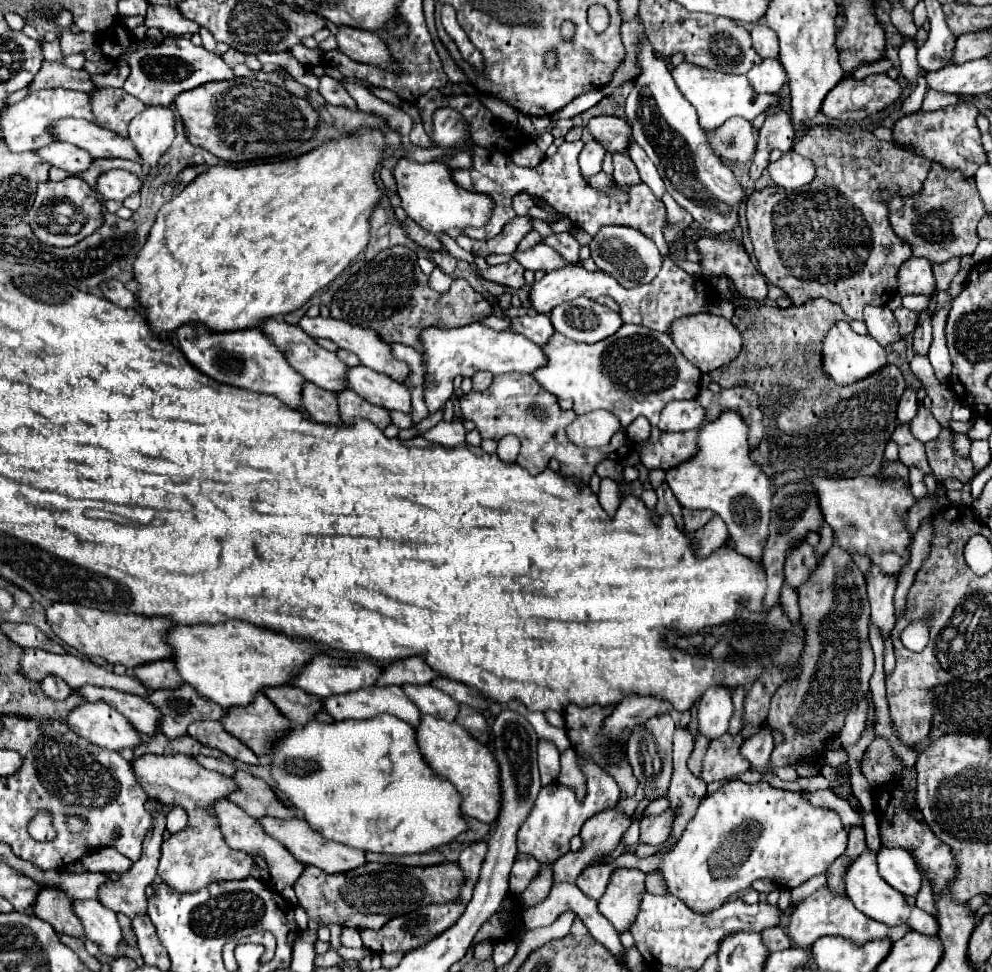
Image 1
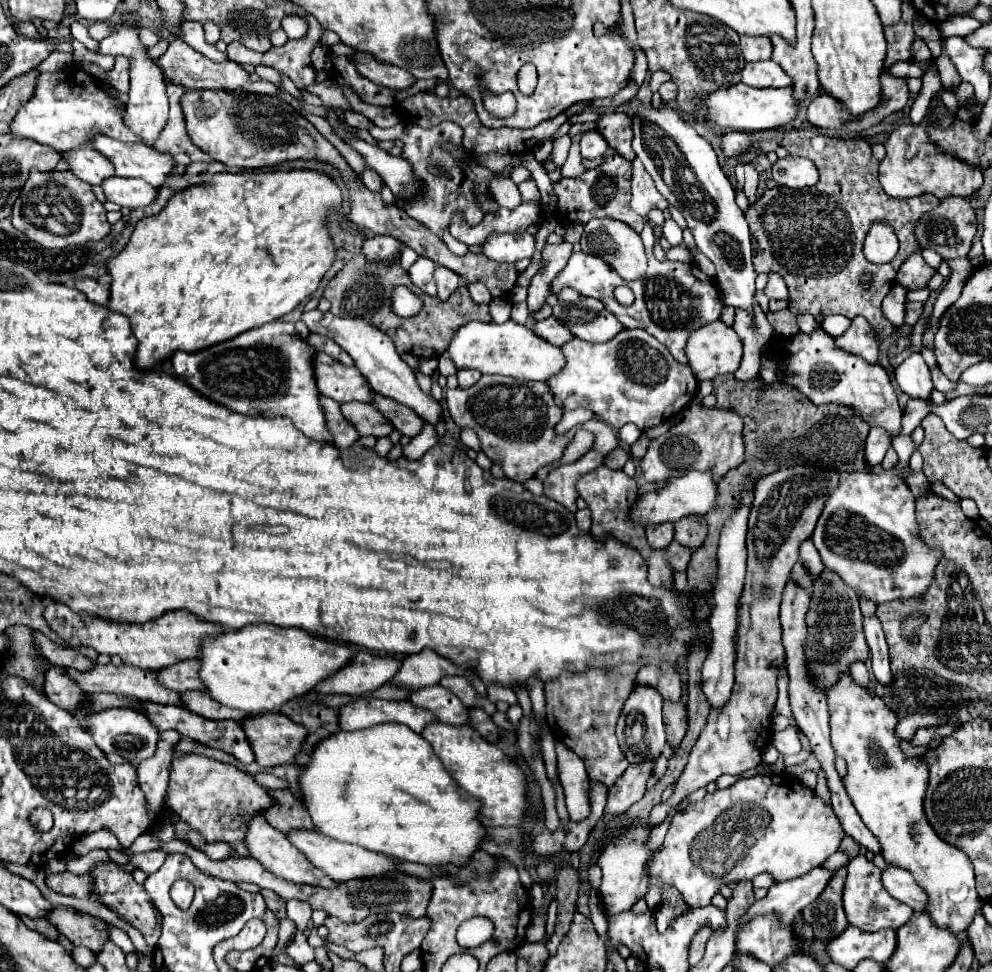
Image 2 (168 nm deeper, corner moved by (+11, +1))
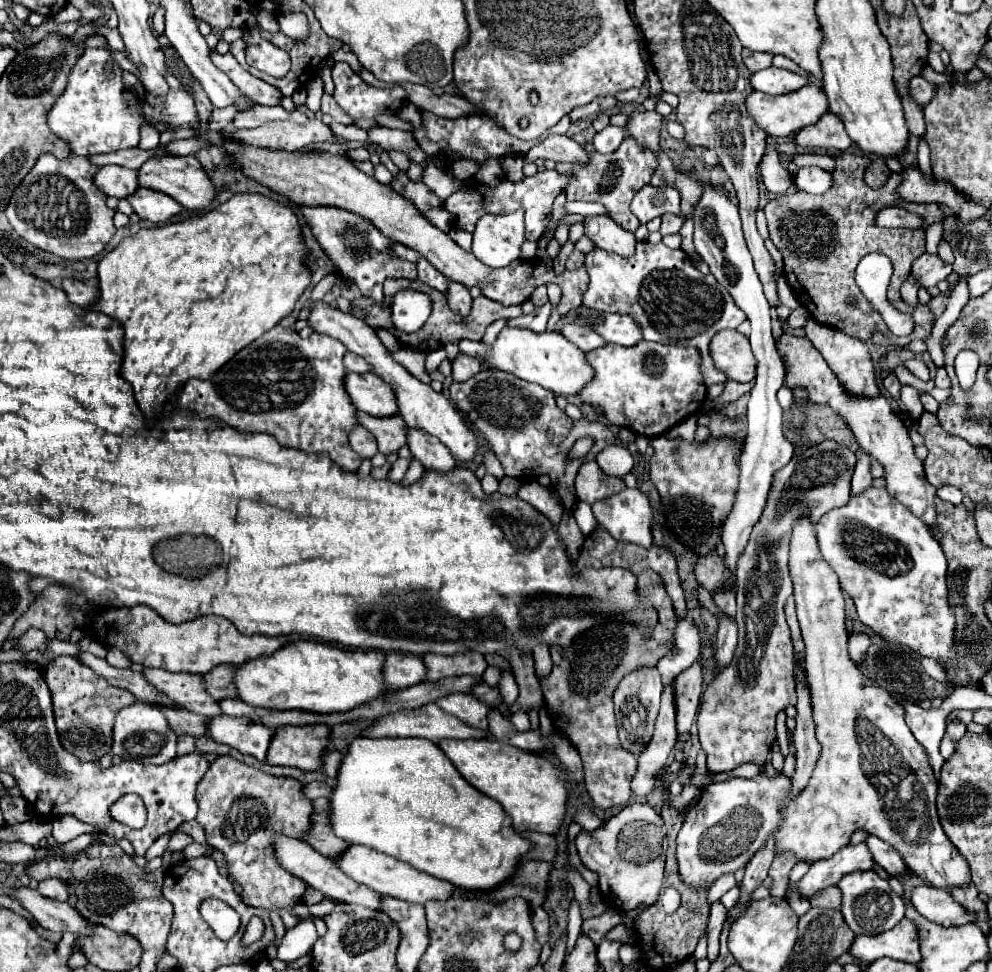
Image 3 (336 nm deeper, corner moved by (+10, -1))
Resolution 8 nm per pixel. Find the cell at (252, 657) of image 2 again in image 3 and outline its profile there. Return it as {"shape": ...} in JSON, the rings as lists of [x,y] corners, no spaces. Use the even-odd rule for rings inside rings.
{"shape":[[[297,639],[281,645],[273,655],[233,665],[233,685],[239,699],[265,709],[303,709],[317,713],[347,711],[387,691],[381,677],[385,655],[379,651],[345,649],[337,645]]]}

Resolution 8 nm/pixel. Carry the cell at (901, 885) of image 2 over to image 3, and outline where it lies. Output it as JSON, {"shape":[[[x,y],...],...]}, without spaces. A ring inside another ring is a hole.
{"shape":[[[927,885],[915,887],[911,891],[911,903],[923,917],[945,927],[965,925],[973,921],[973,917],[963,907],[959,907],[959,903],[943,889]]]}

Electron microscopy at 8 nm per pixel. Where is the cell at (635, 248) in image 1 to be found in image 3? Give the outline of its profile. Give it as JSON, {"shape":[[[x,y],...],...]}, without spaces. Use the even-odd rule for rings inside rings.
{"shape":[[[595,215],[585,217],[585,235],[595,243],[595,247],[623,255],[625,259],[631,259],[635,253],[635,235],[623,227],[619,227],[613,219]]]}

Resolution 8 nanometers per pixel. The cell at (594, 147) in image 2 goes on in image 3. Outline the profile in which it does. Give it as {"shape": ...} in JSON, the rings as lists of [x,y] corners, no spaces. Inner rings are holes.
{"shape":[[[607,125],[603,131],[599,131],[595,137],[593,137],[593,147],[597,153],[613,153],[621,141],[625,139],[625,129],[623,127],[613,127],[613,125]]]}

